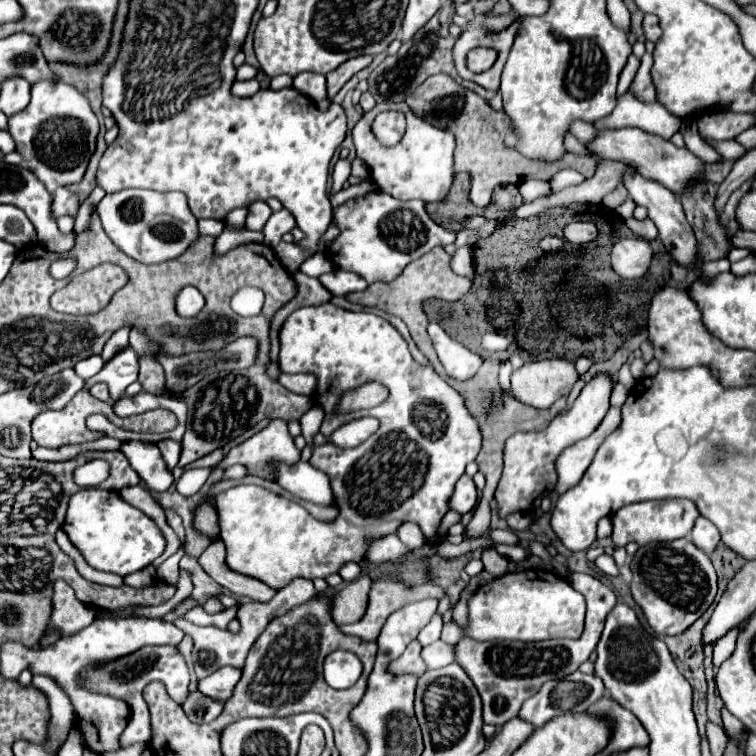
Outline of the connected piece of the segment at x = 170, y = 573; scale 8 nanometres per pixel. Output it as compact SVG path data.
M181 544L181 548L169 556L159 568L157 568L157 578L167 582L167 584L177 584L177 578L179 578L179 560L185 556L185 546Z

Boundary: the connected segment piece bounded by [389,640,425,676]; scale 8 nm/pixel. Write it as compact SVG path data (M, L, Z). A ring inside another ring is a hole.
M413 640L413 642L407 646L407 650L403 652L401 660L393 662L389 670L391 670L391 672L413 672L413 674L419 676L419 674L425 670L425 664L423 664L419 652L421 652L421 644L419 644L417 640Z

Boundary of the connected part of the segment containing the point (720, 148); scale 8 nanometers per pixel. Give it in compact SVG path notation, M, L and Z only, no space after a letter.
M707 140L717 152L721 152L721 156L723 158L727 158L727 160L737 160L743 152L741 152L741 148L739 148L739 142L735 142L735 140L723 140L723 142L715 142L715 140Z

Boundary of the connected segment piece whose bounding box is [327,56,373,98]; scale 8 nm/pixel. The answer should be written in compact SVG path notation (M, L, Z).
M373 56L351 58L351 60L343 62L339 68L335 68L333 72L329 72L327 74L327 94L329 94L329 98L333 98L353 74L357 74L359 70L363 70L365 66L369 66L371 60L373 60Z

